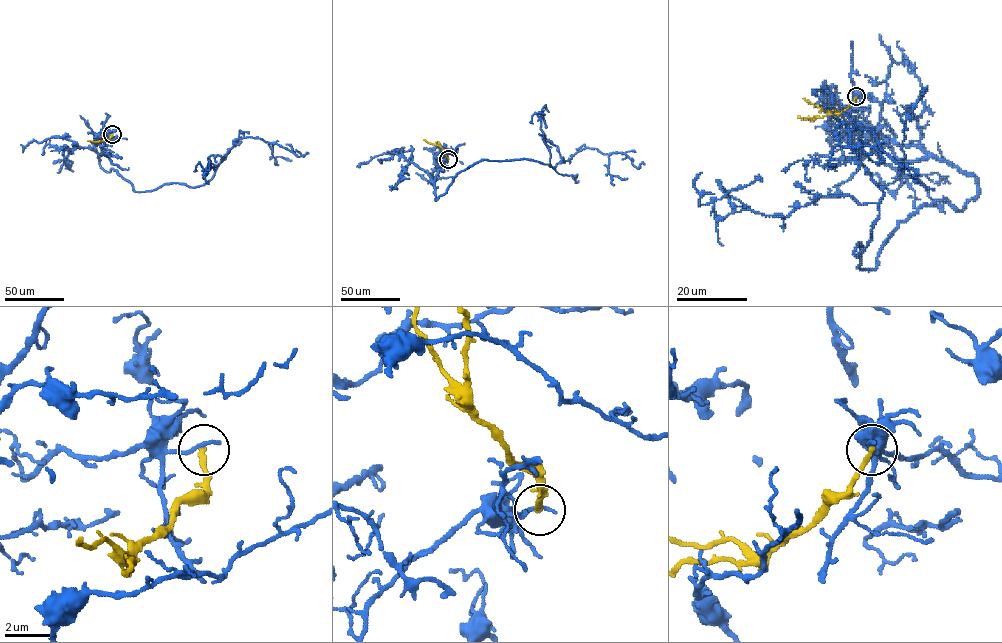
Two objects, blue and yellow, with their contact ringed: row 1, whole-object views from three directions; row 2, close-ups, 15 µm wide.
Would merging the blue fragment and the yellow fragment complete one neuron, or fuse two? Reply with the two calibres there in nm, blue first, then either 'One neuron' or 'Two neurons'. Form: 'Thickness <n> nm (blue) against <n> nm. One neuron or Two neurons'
Thickness 200 nm (blue) against 240 nm. Two neurons

